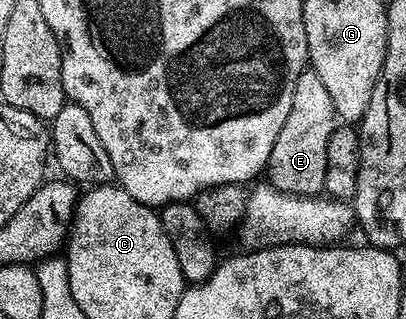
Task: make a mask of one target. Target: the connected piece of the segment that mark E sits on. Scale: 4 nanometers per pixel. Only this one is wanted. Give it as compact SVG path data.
M305 70L298 78L298 86L294 86L290 115L286 117L278 139L274 141L274 150L270 150L267 183L295 196L321 195L326 182L326 148L337 123L334 102L330 102L330 93L326 91L325 84L318 78L318 74Z

